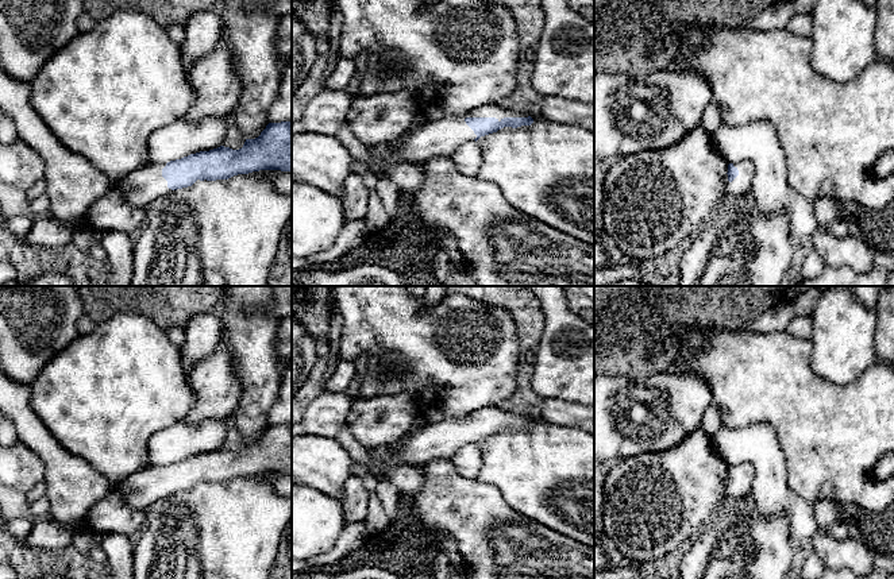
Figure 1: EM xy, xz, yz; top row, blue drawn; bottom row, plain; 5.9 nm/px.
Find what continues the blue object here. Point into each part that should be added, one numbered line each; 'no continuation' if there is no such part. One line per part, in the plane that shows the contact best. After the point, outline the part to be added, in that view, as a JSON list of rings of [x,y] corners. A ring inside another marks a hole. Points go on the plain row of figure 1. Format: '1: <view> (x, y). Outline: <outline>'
1: xz (438, 440). Outline: [[[488,406],[463,417],[425,424],[421,431],[388,445],[384,458],[370,456],[370,462],[378,474],[386,475],[389,464],[419,467],[431,460],[450,460],[461,447],[477,440],[466,426],[466,420],[496,420],[501,424],[504,420],[528,418],[531,417],[502,410],[500,406]]]

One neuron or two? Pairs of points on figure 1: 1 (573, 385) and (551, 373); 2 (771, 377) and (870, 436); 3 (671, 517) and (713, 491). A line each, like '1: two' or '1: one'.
1: one
2: one
3: one

